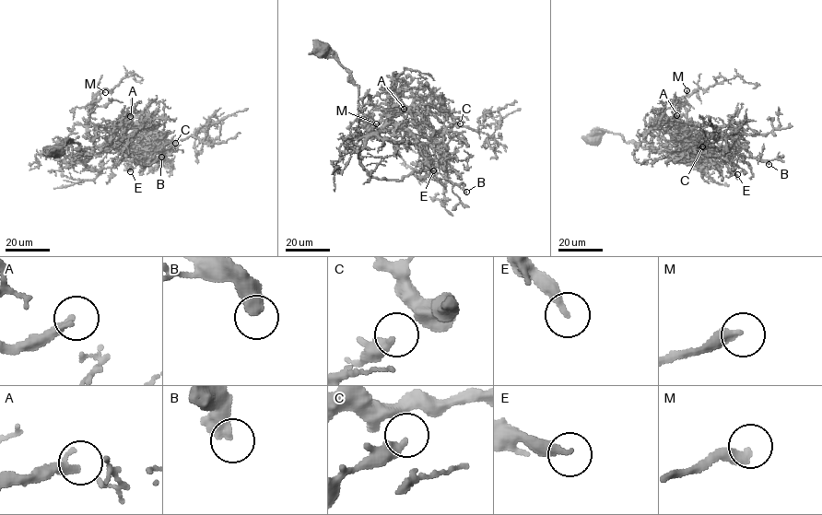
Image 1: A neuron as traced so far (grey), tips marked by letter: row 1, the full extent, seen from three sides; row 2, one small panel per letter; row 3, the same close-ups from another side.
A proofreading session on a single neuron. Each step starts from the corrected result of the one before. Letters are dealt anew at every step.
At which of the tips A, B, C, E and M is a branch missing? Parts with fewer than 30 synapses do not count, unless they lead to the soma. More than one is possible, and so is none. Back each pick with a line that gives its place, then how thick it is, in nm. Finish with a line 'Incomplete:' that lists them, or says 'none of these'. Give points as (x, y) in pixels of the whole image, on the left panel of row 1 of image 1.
A: place (130, 116); calibre 200 nm
M: place (105, 92); calibre 400 nm
Incomplete: A, M

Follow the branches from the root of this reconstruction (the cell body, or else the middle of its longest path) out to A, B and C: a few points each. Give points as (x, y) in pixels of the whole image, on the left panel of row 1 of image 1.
A: (54, 151), (63, 143), (76, 142), (83, 151), (77, 154), (86, 165), (113, 125), (130, 116)
B: (54, 151), (76, 142), (86, 165), (63, 160), (105, 146), (146, 152), (156, 135), (146, 149), (161, 157)
C: (54, 151), (76, 142), (86, 165), (101, 146), (130, 150), (136, 145), (164, 152), (175, 143)

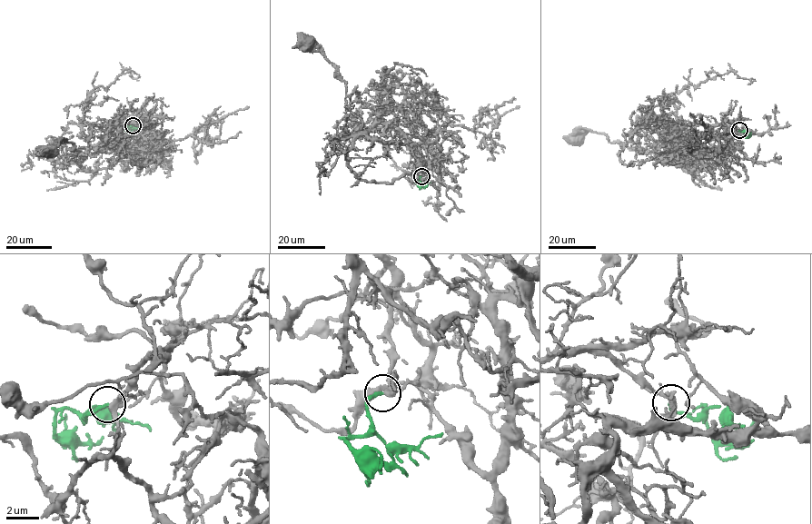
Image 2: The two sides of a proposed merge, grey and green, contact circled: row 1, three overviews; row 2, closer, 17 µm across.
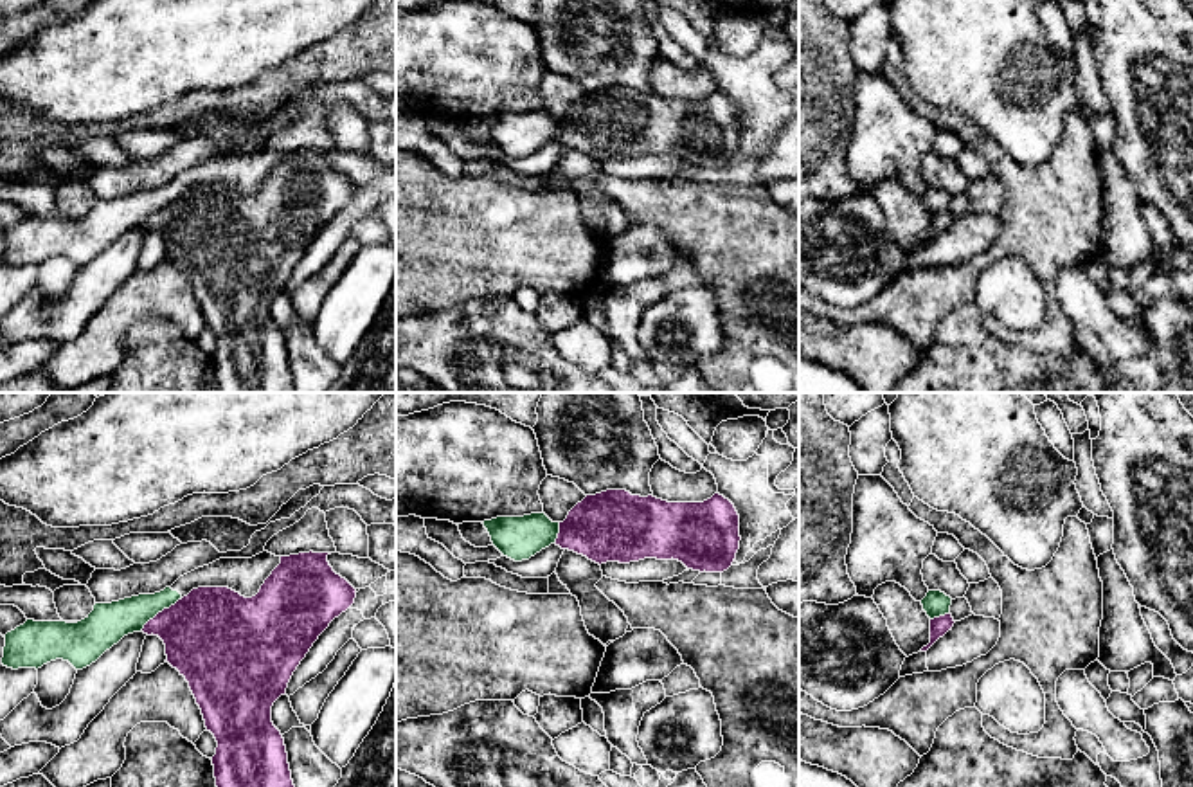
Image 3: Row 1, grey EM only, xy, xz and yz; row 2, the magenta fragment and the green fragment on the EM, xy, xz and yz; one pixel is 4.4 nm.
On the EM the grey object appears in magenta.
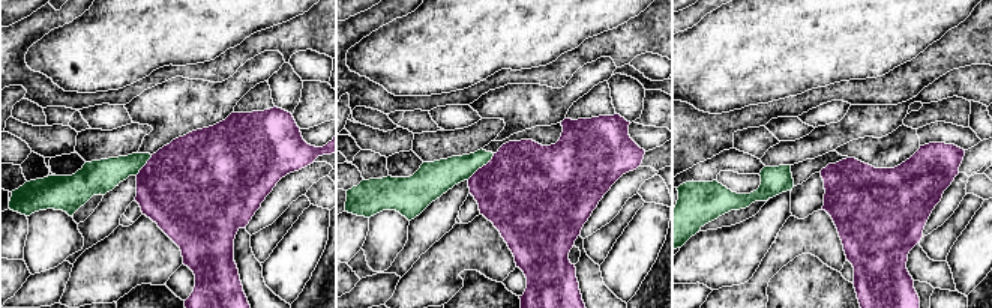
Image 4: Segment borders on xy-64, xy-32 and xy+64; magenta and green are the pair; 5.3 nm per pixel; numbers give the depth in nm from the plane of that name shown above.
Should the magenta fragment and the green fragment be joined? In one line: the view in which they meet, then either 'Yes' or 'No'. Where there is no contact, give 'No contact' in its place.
Touches magenta in xy. No

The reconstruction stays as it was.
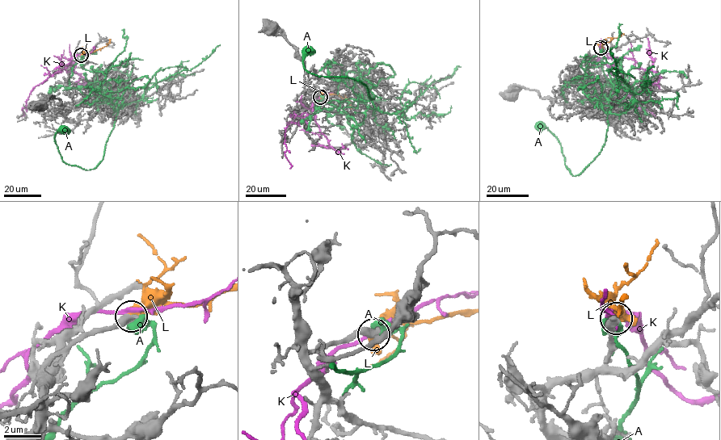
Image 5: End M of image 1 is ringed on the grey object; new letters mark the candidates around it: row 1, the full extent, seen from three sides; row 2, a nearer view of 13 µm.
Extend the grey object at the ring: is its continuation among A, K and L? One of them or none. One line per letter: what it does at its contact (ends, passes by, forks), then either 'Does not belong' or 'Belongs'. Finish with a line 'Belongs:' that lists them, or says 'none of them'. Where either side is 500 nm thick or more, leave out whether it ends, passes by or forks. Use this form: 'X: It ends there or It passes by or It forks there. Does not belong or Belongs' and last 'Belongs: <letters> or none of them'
A: Does not belong
K: It passes by. Does not belong
L: Belongs
Belongs: L

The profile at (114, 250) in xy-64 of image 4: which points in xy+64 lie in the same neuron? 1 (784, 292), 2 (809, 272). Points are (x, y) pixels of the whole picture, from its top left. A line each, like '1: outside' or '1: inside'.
1: outside
2: outside

